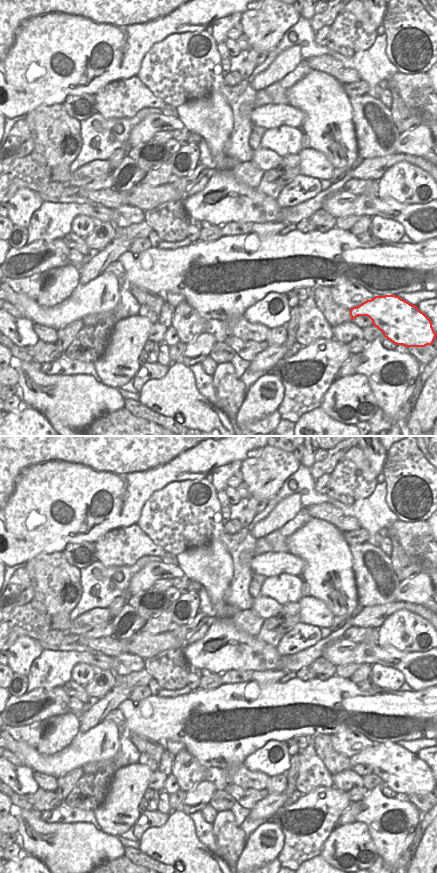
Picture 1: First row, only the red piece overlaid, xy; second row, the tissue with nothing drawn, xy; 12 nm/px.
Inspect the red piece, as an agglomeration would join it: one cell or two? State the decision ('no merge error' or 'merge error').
no merge error

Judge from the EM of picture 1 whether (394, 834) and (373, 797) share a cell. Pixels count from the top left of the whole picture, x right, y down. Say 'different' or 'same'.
same

